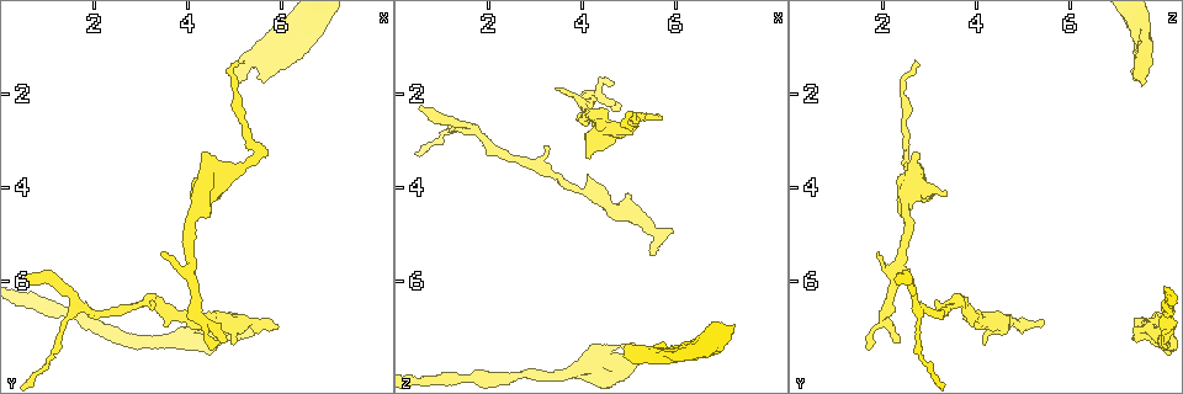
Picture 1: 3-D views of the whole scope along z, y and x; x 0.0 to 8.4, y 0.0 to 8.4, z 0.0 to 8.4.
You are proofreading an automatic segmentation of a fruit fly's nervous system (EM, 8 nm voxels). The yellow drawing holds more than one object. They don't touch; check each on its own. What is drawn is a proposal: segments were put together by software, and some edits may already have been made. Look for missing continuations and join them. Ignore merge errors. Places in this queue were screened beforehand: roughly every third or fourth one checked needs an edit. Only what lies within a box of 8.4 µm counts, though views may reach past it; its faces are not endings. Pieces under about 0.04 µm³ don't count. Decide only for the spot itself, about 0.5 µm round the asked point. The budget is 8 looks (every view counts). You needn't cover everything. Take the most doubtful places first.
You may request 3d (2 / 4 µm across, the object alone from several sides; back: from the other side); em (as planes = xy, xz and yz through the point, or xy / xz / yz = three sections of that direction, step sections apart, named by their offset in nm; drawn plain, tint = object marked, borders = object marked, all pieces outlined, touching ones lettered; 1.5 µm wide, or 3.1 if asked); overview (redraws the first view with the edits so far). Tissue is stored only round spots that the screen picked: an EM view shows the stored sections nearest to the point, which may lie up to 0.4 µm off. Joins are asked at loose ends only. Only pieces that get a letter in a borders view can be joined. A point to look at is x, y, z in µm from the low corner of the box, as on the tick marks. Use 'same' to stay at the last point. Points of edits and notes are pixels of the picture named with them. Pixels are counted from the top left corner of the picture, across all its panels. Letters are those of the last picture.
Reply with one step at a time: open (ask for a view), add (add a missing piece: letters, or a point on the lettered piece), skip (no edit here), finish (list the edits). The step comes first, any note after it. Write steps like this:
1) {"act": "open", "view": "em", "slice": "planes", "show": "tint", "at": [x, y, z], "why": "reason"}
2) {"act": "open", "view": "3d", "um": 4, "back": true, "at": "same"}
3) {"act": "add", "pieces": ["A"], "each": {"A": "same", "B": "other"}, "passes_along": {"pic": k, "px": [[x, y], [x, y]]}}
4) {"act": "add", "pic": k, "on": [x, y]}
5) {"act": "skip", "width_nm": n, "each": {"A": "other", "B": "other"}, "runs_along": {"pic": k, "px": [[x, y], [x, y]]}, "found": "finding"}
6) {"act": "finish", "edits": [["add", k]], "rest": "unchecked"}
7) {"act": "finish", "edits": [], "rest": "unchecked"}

{"act": "open", "view": "em", "slice": "planes", "show": "borders", "at": [5.50, 6.95, 5.45], "why": "branch stops here"}

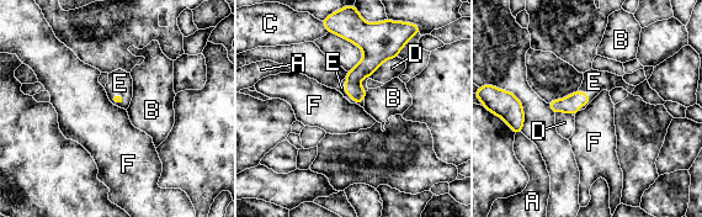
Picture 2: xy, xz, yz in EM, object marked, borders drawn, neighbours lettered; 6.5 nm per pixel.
{"act": "add", "pieces": ["E"], "longest_contact_nm": ["D", 320], "each": {"A": "other", "B": "other", "C": "other", "D": "other", "E": "same", "F": "other"}, "found": "the neuron continues"}

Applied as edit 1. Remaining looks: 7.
{"act": "open", "view": "em", "slice": "planes", "show": "tint", "at": [3.25, 6.45, 3.15], "why": "an open end"}

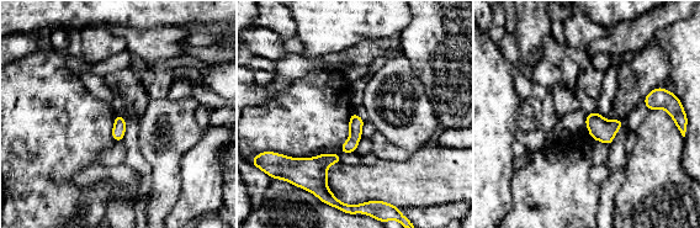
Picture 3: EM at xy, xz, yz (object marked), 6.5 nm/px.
{"act": "open", "view": "em", "slice": "planes", "show": "borders", "at": "same"}

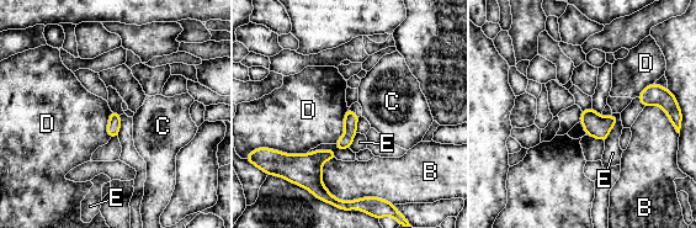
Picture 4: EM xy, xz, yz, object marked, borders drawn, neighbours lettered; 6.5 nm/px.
{"act": "skip", "width_nm": 90, "each": {"B": "other", "C": "other", "D": "other", "E": "other"}, "border": {"pic": 4, "px": [[349, 107], [344, 133], [334, 143]]}, "found": "none of them fits"}

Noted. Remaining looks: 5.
{"act": "open", "view": "em", "slice": "planes", "show": "borders", "at": [4.70, 7.30, 2.40], "why": "an open end"}

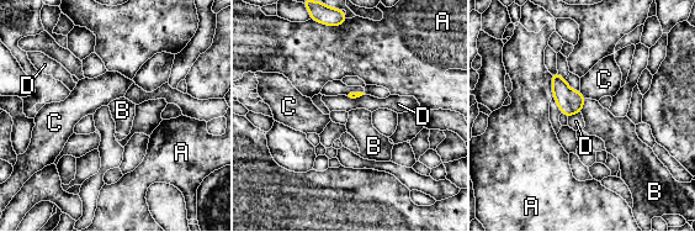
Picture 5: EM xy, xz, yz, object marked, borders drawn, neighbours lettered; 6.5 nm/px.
{"act": "add", "pieces": ["B"], "longest_contact_nm": ["A", 150], "each": {"A": "other", "B": "same", "C": "other", "D": "other"}, "found": "the neuron continues"}

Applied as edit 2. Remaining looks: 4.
{"act": "finish", "edits": [["add", 2], ["add", 5]], "rest": "unchecked"}

